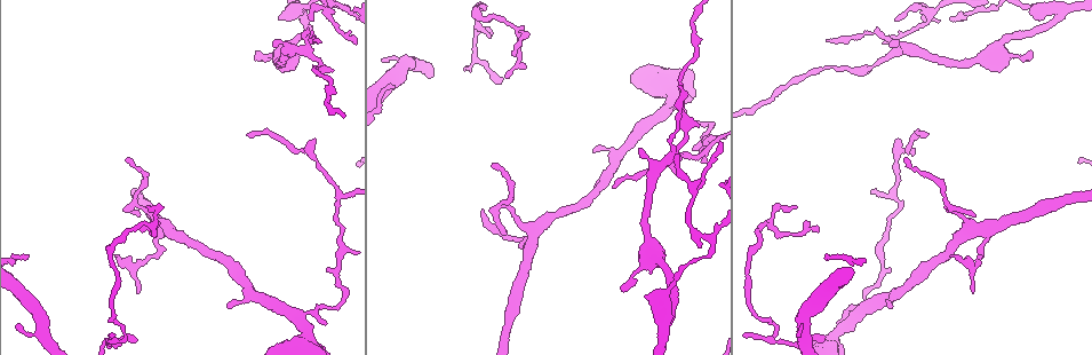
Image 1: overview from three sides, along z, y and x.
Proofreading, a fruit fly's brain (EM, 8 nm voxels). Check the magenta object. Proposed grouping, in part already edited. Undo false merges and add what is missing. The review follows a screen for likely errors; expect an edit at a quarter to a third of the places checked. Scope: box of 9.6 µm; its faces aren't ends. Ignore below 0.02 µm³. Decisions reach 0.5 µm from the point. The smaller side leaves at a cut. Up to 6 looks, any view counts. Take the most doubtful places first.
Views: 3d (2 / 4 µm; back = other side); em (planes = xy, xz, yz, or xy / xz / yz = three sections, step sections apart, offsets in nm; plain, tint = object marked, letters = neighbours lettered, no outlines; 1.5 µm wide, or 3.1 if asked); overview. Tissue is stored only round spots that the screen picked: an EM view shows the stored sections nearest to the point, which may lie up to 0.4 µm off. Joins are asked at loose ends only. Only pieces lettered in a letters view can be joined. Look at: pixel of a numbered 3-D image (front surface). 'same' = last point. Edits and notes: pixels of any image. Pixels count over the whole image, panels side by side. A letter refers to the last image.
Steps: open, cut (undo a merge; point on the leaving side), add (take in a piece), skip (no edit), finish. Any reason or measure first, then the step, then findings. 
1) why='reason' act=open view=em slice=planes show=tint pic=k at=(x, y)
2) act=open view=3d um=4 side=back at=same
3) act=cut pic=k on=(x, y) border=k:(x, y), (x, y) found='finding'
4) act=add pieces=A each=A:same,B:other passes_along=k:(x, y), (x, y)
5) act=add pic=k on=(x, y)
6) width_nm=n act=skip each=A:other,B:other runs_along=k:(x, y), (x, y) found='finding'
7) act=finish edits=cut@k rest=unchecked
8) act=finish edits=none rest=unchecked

why='branch point' act=open view=em slice=xz step=8 show=letters pic=1 at=(667, 321)

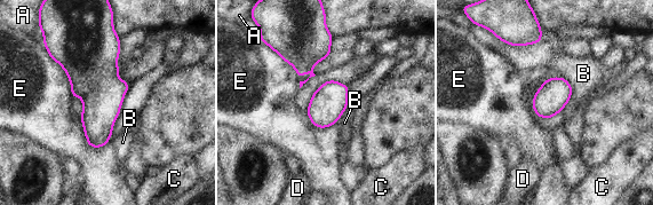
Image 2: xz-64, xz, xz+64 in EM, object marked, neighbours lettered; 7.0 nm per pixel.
longest_contact=B:320nm act=skip each=A:other,B:other,C:other,D:other,E:other border=2:(499, 39), (510, 45), (542, 40) found='one neuron here'

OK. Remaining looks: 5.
why='tapers out' act=open view=em slice=xz step=4 show=letters pic=1 at=(796, 208)

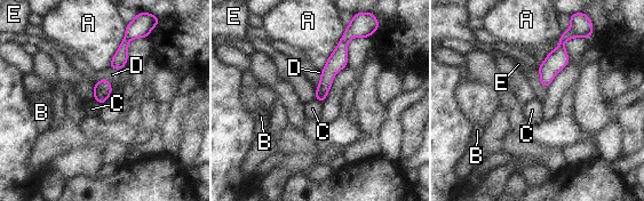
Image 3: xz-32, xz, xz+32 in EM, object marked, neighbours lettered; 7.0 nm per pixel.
why='another direction' act=open view=em slice=planes show=letters at=same

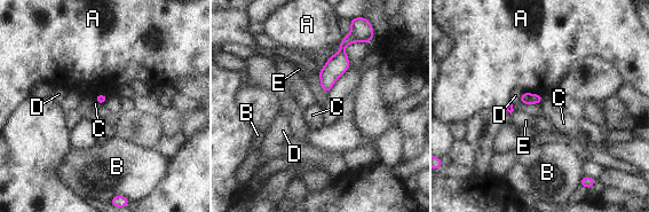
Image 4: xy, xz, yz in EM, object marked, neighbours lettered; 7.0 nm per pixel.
act=skip each=A:other,B:other,C:other,D:other,E:other border=4:(543, 96), (539, 103) found='none of them fits'

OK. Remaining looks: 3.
why='narrows sharply' act=open view=3d um=2 pic=1 at=(684, 132)

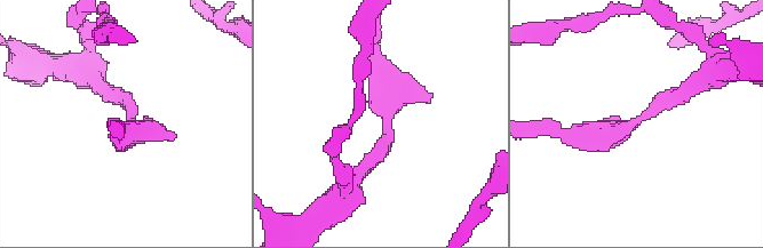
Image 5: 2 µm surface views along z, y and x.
act=open view=em slice=planes show=letters pic=5 at=(637, 117)

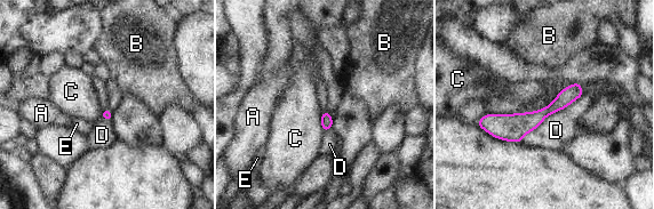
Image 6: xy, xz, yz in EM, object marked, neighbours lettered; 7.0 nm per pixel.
width_nm=70 act=skip each=A:other,B:other,C:other,D:other,E:other border=6:(320, 114), (320, 126), (324, 131) found='one neuron here'

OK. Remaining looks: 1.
act=finish edits=none rest=unchecked

